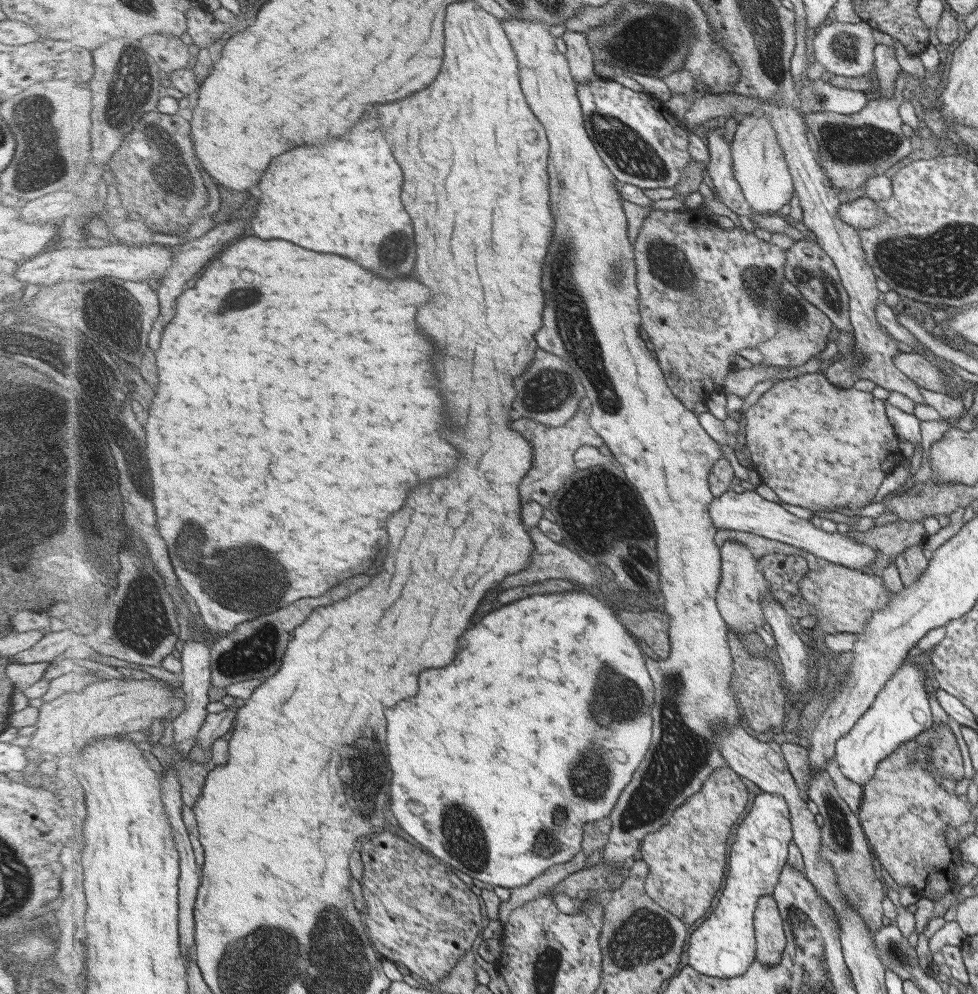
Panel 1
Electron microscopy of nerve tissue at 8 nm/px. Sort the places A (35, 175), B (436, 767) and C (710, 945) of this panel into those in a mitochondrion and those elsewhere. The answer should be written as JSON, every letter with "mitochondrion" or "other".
{"A":"mitochondrion","B":"other","C":"other"}

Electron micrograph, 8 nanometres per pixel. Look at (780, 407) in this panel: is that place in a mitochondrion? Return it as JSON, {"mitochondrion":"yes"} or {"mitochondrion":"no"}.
{"mitochondrion":"no"}

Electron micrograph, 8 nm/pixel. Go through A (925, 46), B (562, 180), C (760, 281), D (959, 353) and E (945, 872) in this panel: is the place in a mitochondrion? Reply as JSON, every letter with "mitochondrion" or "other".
{"A":"other","B":"mitochondrion","C":"mitochondrion","D":"other","E":"other"}

